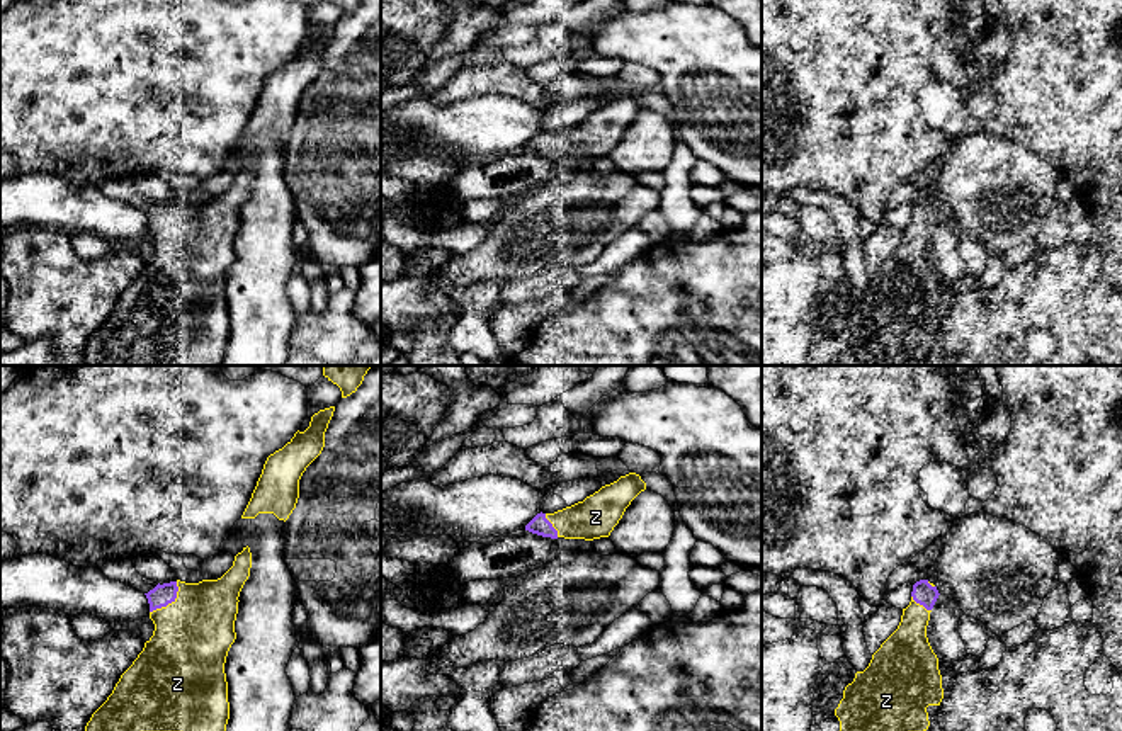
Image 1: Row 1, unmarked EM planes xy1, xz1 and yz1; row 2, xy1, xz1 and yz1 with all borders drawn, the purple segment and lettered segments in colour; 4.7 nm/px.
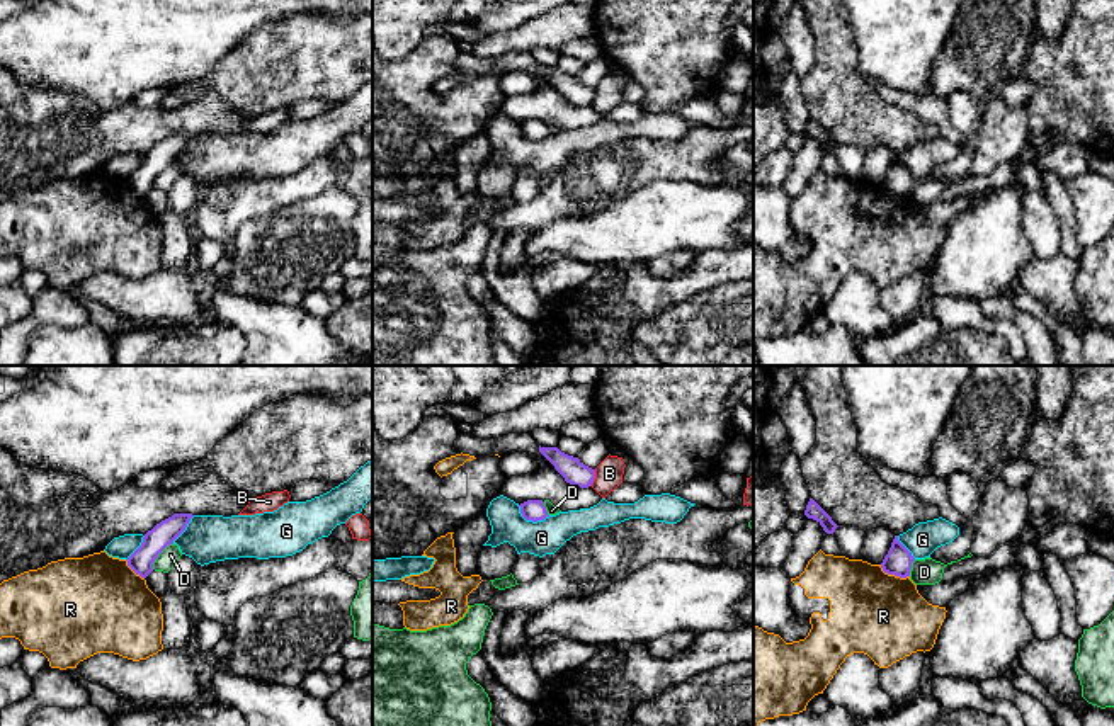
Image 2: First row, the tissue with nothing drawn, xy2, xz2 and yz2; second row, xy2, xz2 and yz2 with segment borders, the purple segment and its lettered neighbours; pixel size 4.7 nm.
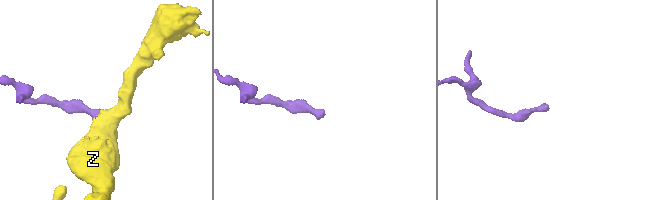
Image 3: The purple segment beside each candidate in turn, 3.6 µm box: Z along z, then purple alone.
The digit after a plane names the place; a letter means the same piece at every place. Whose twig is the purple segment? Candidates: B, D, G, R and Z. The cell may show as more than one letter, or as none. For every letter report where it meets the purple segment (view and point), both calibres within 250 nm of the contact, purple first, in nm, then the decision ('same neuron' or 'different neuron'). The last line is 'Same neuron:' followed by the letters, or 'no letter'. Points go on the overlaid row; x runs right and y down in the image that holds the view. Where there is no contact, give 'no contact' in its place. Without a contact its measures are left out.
B: xz2 (594, 478) | 120/130 nm | different neuron
D: xy2 (159, 553) | 120/90 nm | different neuron
G: xz2 (531, 519) | 100/170 nm | different neuron
R: yz2 (893, 573) | 130/400 nm | different neuron
Z: xy1 (170, 602) | 100/360 nm | same neuron
Same neuron: Z

